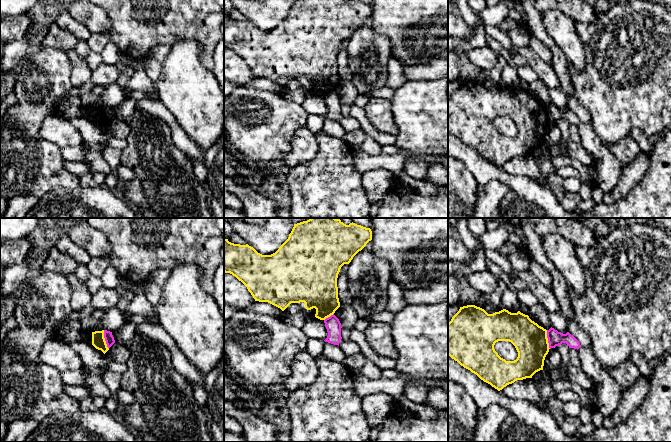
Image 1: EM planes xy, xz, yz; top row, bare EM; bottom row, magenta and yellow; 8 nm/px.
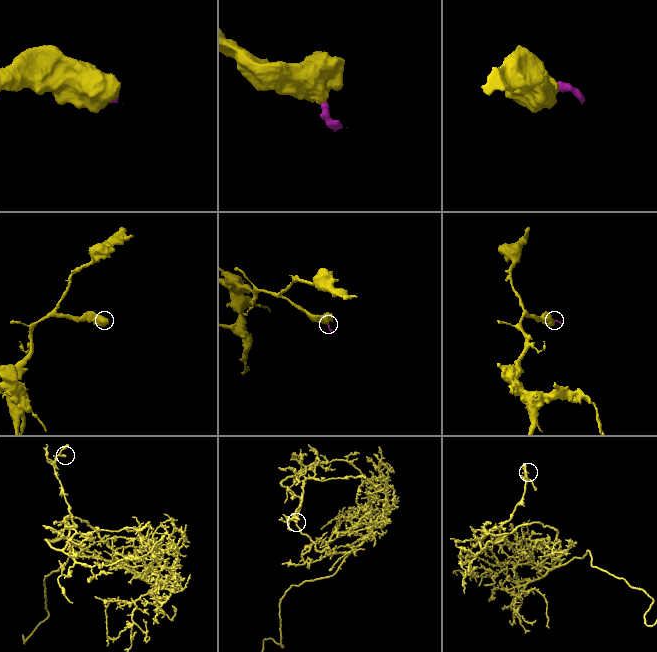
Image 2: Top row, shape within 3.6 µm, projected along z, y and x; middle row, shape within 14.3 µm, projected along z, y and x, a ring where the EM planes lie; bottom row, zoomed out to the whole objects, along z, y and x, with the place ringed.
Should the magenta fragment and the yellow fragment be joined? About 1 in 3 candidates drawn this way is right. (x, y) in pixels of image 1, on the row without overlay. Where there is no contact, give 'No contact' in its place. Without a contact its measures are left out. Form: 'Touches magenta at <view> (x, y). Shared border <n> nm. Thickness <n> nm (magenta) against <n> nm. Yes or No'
Touches magenta at yz (548, 115). Shared border 160 nm. Thickness 120 nm (magenta) against 280 nm. No

